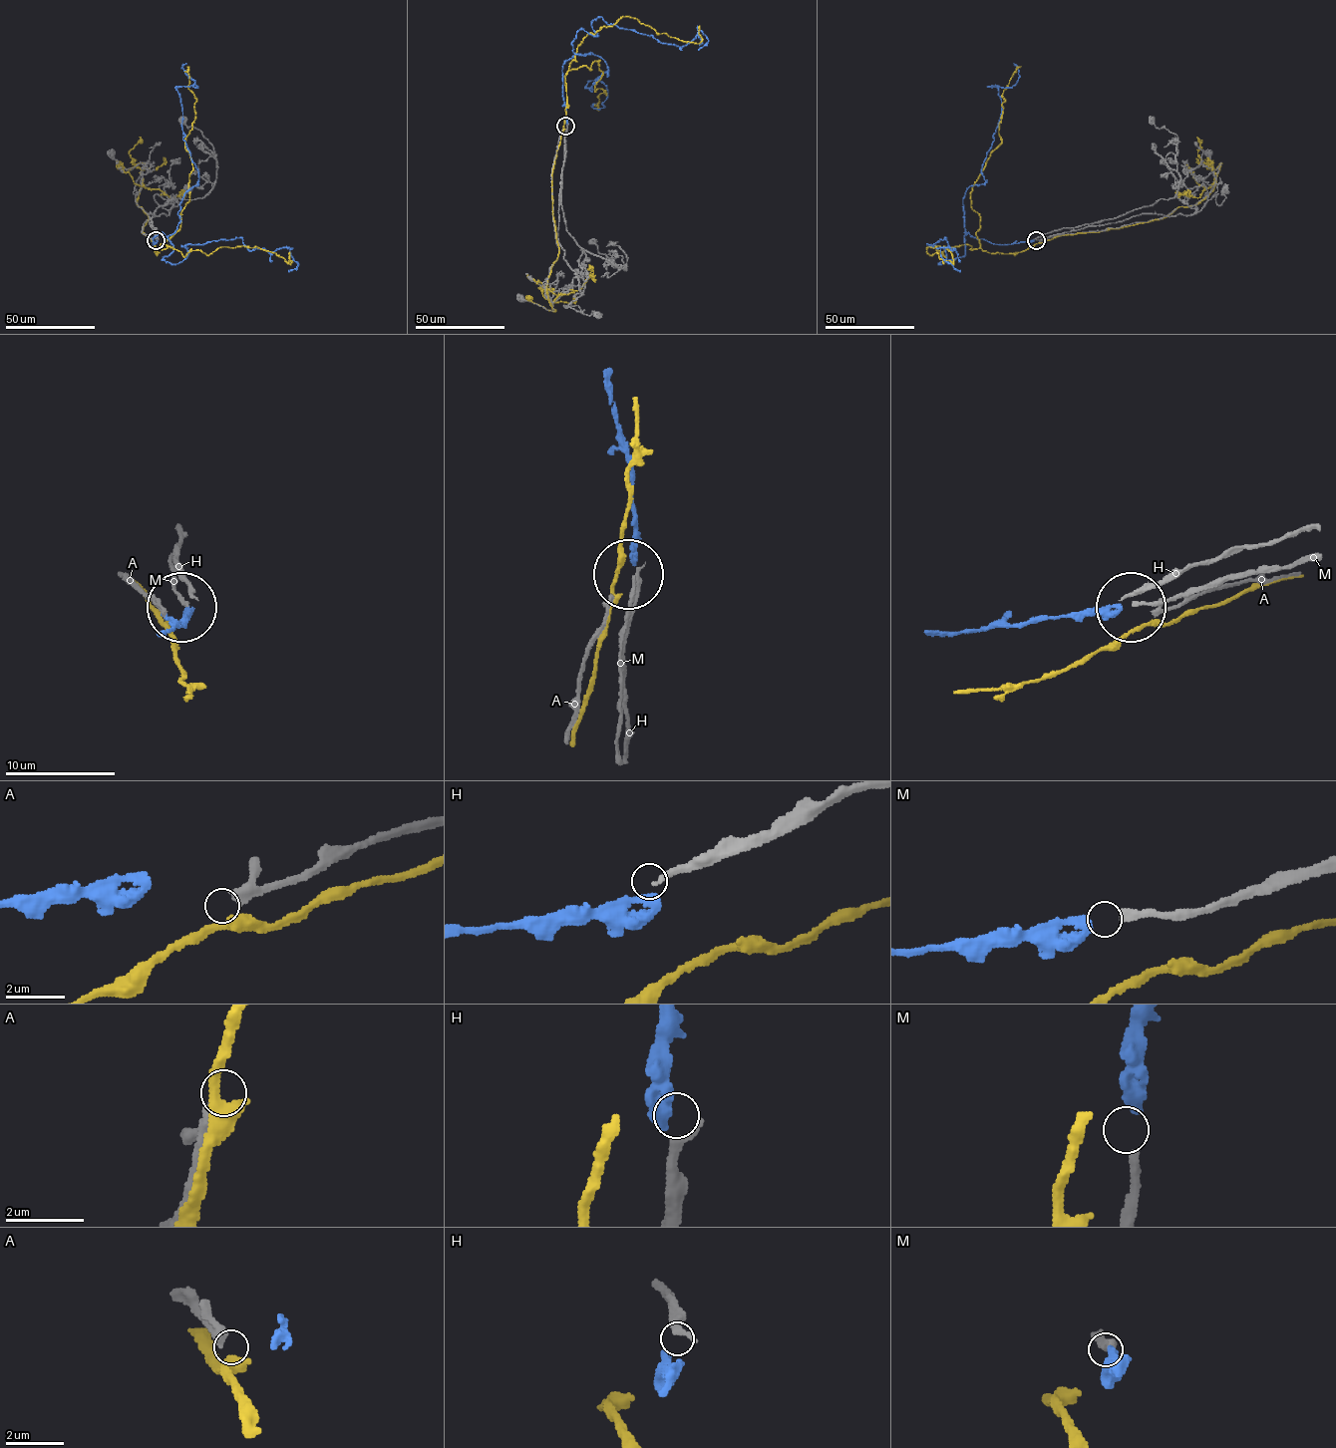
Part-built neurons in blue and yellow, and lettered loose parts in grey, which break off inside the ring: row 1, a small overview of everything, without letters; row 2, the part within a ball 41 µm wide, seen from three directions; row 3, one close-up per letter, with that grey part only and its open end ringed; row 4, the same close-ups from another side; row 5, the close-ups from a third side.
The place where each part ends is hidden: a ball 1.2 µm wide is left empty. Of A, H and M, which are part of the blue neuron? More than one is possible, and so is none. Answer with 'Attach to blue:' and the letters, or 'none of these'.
Attach to blue: M

